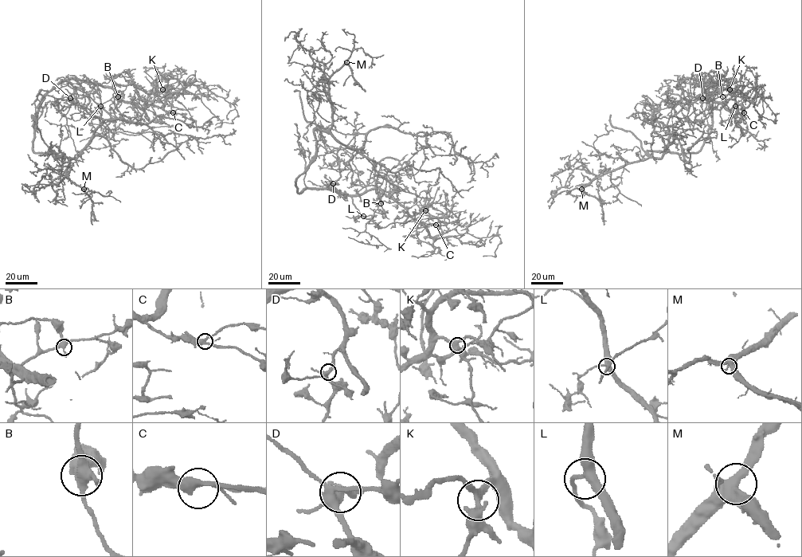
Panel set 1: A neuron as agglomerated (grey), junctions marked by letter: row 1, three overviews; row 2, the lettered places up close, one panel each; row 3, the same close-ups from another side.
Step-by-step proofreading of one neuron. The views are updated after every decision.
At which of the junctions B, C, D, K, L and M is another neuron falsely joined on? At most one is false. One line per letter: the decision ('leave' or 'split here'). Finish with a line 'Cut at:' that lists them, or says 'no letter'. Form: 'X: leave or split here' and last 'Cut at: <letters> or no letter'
B: leave
C: leave
D: leave
K: leave
L: leave
M: leave
Cut at: no letter

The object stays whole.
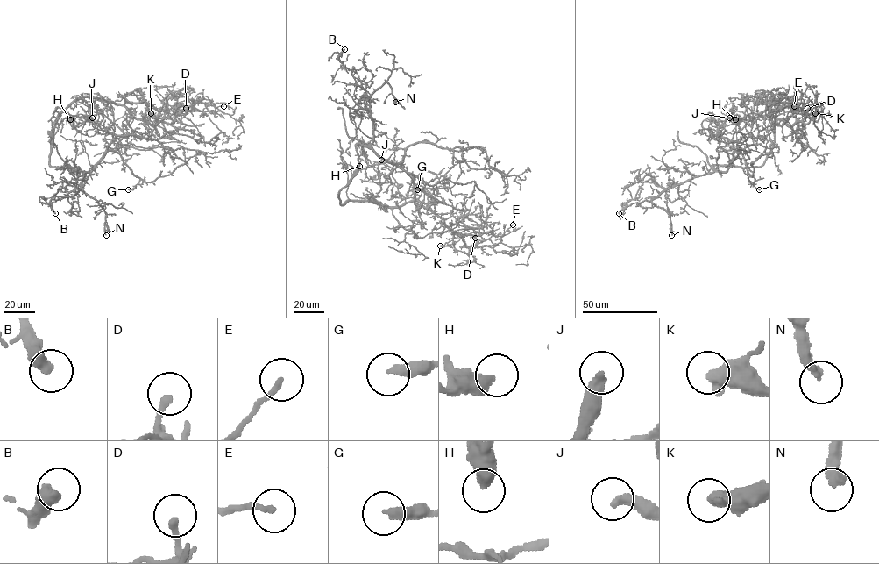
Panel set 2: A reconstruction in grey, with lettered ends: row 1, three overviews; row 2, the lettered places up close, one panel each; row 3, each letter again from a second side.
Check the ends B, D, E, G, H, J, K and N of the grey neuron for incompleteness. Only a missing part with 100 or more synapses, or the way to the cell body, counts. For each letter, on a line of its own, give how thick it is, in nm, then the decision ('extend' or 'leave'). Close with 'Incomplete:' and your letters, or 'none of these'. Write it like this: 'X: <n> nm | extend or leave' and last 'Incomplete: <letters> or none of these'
B: 480 nm | leave
D: 240 nm | leave
E: 160 nm | leave
G: 360 nm | leave
H: 480 nm | leave
J: 400 nm | extend
K: 550 nm | leave
N: 360 nm | extend
Incomplete: J, N

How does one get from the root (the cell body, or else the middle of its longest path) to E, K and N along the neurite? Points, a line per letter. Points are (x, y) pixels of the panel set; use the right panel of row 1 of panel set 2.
E: (758, 115), (768, 103), (775, 117), (793, 125), (807, 124), (818, 112), (816, 102), (794, 106)
K: (758, 115), (768, 103), (771, 104), (771, 113), (790, 125), (815, 113)
N: (758, 115), (733, 133), (733, 159), (726, 172), (695, 175), (666, 189), (651, 200), (669, 214), (671, 235)

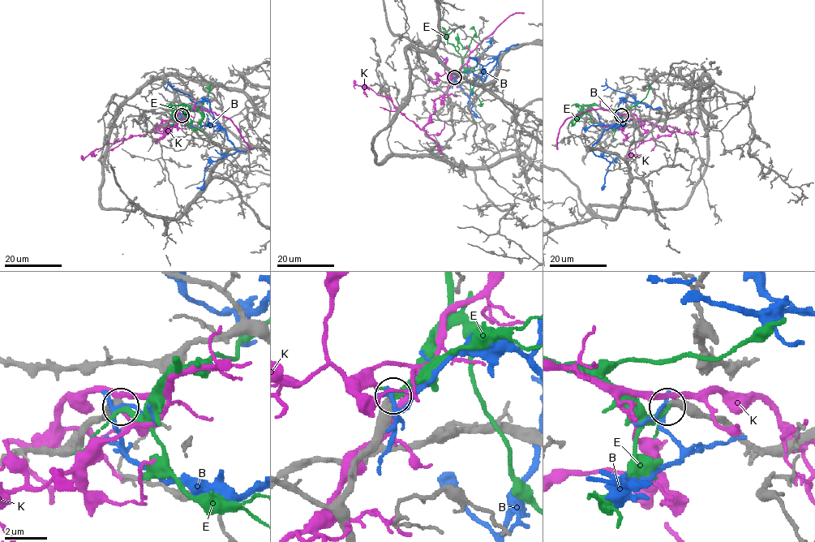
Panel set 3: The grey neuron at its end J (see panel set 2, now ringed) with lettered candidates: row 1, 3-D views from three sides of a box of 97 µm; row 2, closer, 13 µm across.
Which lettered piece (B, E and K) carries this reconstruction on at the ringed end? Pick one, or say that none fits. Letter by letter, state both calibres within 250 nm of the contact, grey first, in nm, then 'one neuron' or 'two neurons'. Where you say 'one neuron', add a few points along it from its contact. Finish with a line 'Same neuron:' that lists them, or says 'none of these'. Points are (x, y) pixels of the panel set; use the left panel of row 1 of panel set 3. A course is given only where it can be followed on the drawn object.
B: 400 nm thick on the grey side, 200 nm on the other; two neurons
E: 440 nm thick on the grey side, 240 nm on the other; one neuron; it runs (182, 115), (184, 116), (189, 108), (182, 103), (175, 105), (172, 113), (173, 122), (169, 126)
K: 600 nm thick on the grey side, 220 nm on the other; two neurons
Same neuron: E

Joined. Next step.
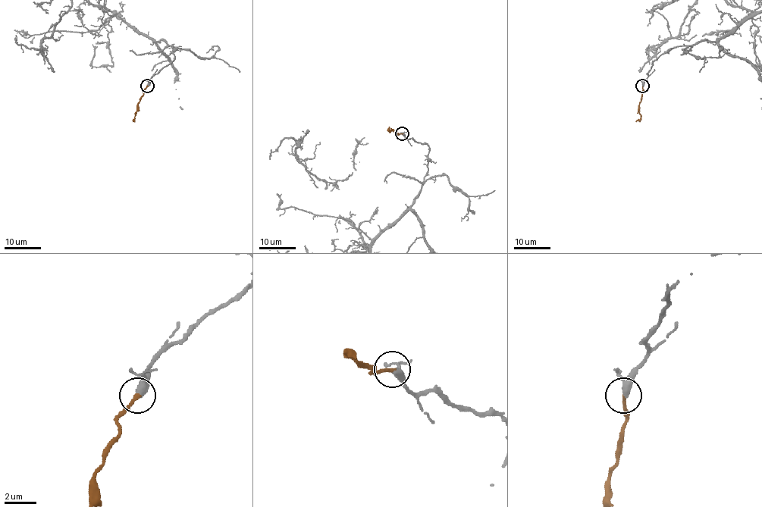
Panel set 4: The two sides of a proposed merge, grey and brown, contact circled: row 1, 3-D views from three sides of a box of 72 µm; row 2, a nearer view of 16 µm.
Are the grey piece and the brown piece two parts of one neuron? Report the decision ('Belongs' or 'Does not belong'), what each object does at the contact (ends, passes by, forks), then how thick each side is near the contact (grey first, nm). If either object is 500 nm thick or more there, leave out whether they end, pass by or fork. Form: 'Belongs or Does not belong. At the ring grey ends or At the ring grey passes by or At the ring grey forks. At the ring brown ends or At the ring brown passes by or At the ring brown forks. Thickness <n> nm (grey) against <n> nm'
Belongs. At the ring grey passes by. At the ring brown ends. Thickness 320 nm (grey) against 240 nm

